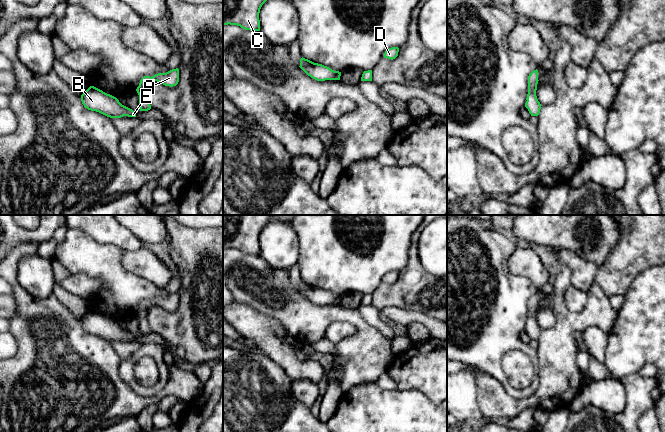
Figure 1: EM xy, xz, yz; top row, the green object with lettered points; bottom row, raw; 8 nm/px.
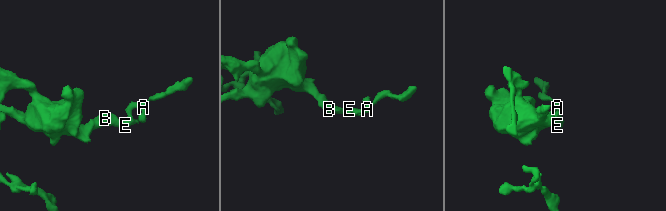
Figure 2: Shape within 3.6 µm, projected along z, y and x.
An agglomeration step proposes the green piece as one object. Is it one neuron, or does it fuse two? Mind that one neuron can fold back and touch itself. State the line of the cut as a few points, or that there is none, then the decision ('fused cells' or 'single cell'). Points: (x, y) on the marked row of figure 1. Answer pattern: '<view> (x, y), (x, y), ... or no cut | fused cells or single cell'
no cut | single cell

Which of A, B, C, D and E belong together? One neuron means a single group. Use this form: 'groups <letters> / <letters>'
groups A B C D E

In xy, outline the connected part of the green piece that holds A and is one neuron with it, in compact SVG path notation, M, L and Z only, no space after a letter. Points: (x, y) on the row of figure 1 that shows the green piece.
M172 69L166 73L158 73L154 76L144 76L139 83L136 91L139 95L140 111L148 111L151 109L151 105L147 96L147 84L149 81L157 81L165 86L176 86L179 82L179 69Z

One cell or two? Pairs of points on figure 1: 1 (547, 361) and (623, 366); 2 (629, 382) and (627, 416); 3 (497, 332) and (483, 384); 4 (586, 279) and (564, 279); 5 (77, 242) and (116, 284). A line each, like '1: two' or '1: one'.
1: two
2: one
3: two
4: two
5: one

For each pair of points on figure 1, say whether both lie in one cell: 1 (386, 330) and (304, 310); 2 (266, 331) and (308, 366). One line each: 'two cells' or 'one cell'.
1: two cells
2: one cell

